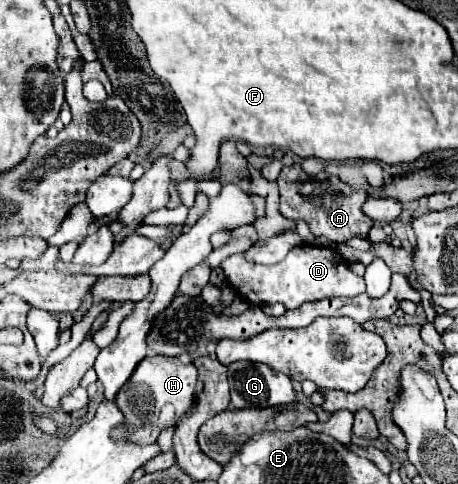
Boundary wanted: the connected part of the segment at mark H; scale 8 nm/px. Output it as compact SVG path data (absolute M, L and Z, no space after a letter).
M146 357L140 361L140 365L136 367L136 371L132 373L132 377L128 379L128 383L118 391L116 395L116 405L120 407L120 411L124 413L124 419L128 425L134 427L134 437L132 441L140 441L140 445L146 443L154 443L158 439L158 433L164 427L170 427L172 423L176 423L180 419L180 415L192 405L194 399L194 387L196 387L196 369L192 363L182 363L176 357Z

